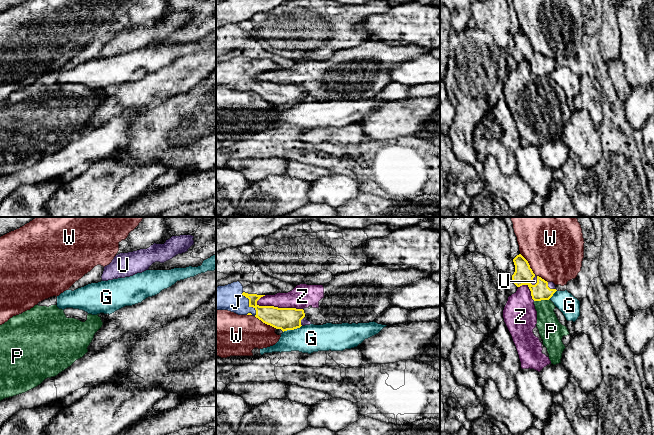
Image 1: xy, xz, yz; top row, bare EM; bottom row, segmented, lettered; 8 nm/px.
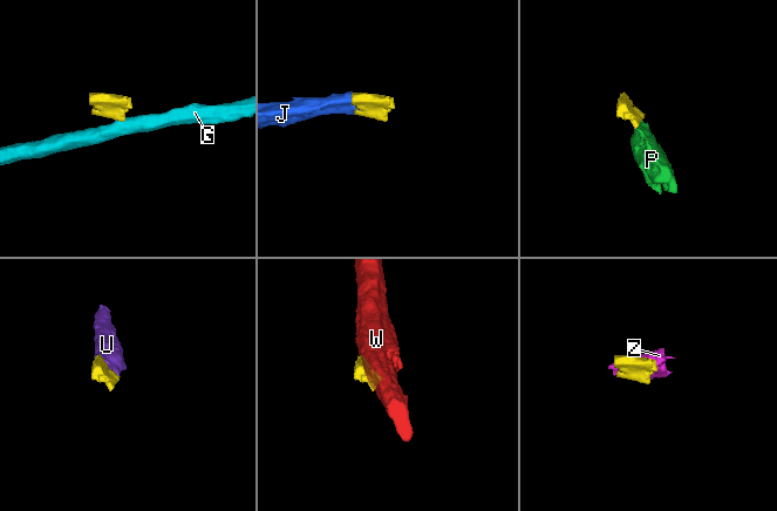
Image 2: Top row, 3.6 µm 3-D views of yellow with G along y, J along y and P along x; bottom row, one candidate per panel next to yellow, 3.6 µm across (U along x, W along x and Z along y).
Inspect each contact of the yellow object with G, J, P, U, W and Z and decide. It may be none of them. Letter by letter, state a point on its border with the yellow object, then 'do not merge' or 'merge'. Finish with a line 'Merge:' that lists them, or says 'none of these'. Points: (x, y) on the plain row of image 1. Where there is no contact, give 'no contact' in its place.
G: xz (292, 105) | do not merge
J: xz (249, 80) | merge
P: yz (541, 75) | do not merge
U: yz (532, 56) | merge
W: xz (265, 99) | do not merge
Z: xz (279, 84) | do not merge
Merge: J, U

